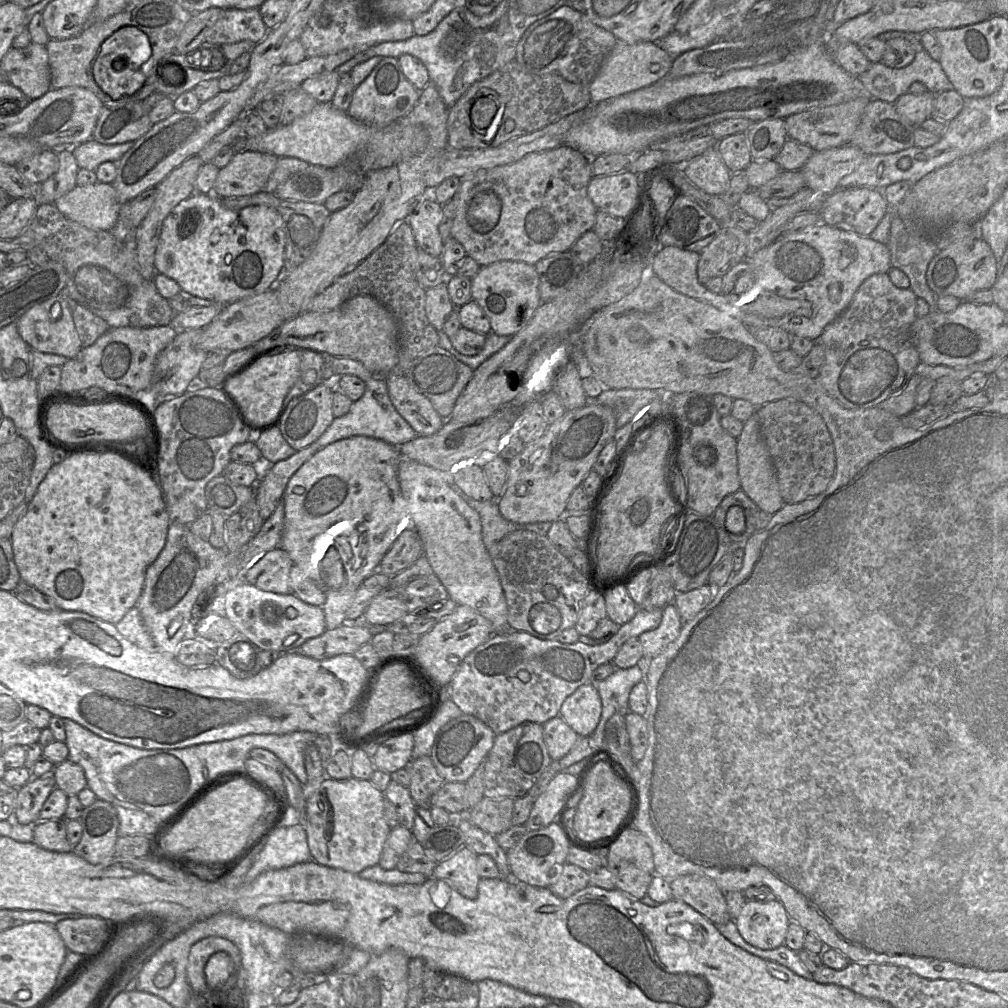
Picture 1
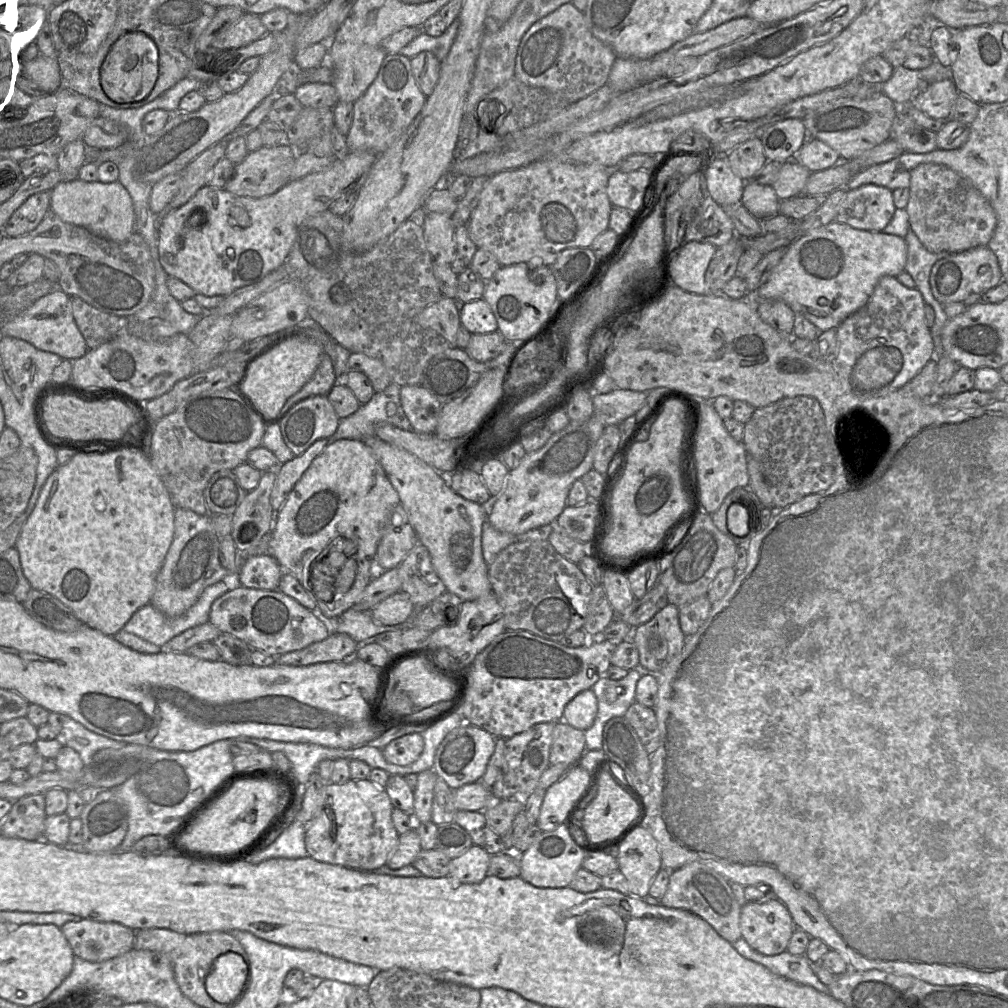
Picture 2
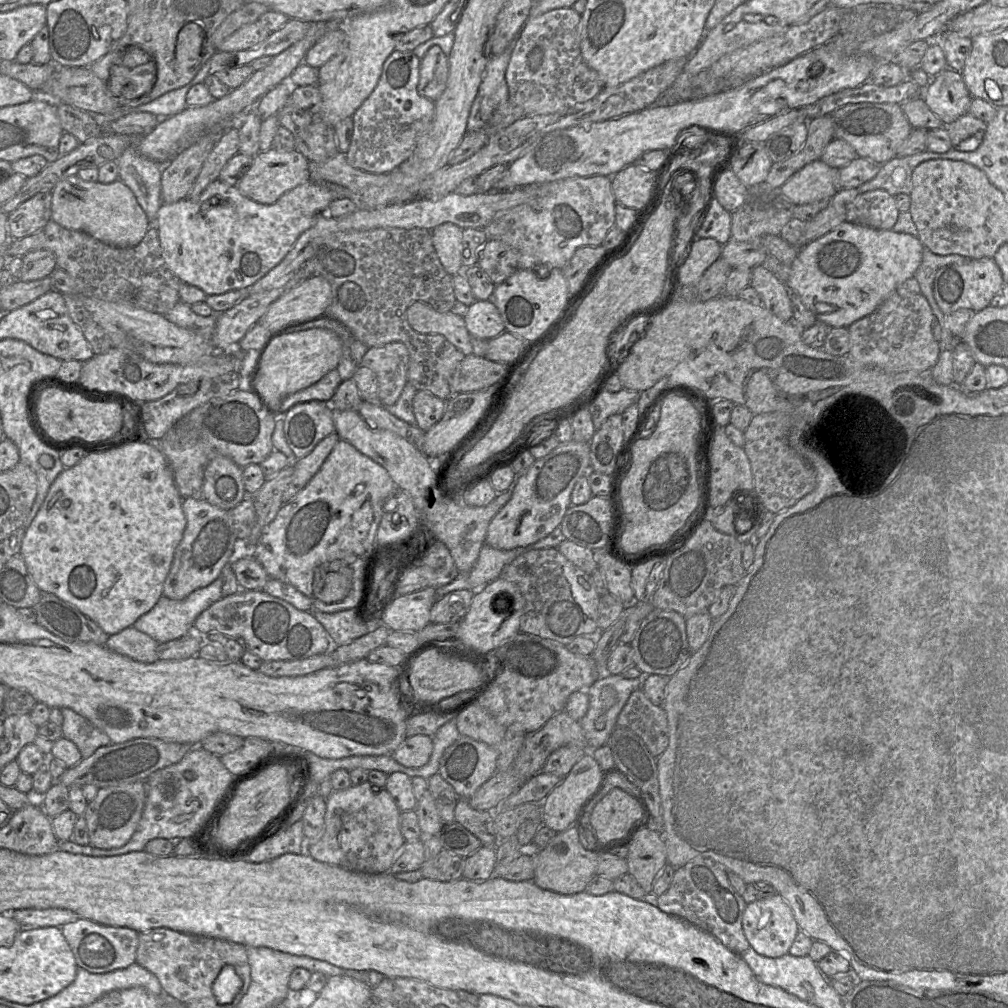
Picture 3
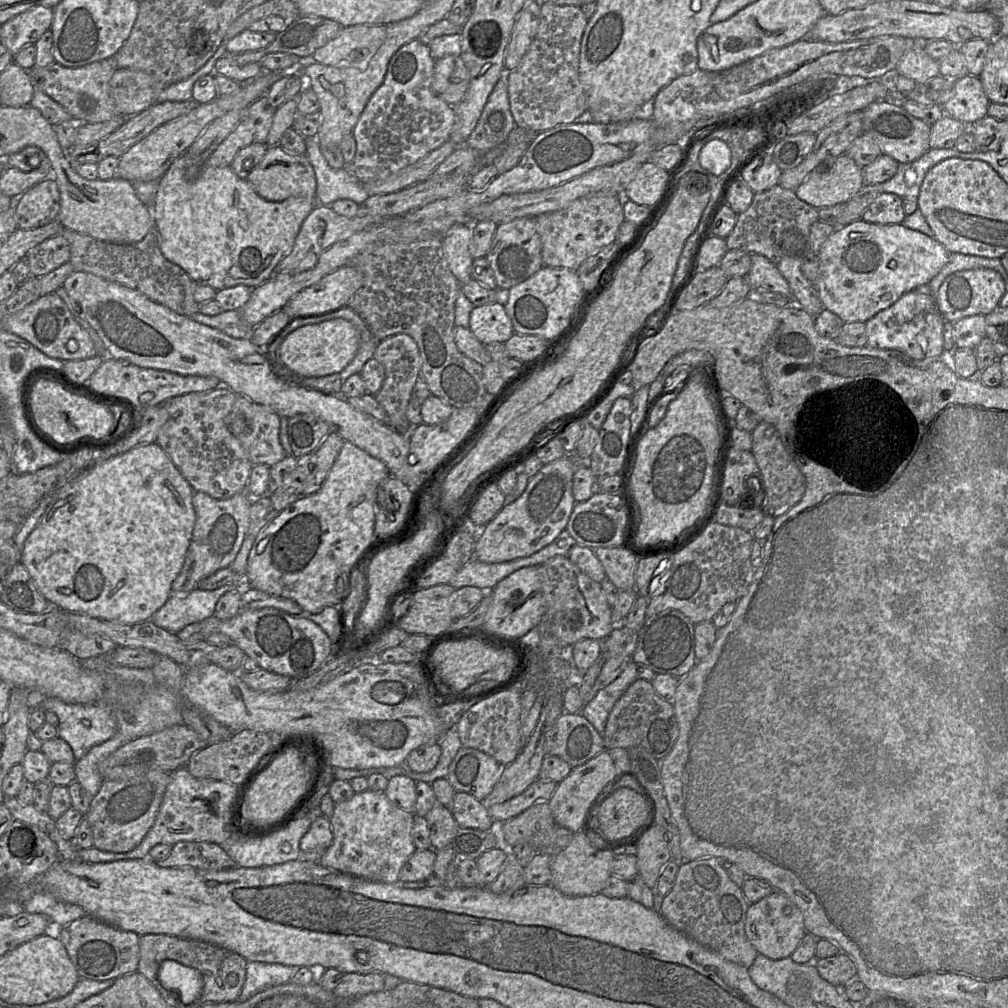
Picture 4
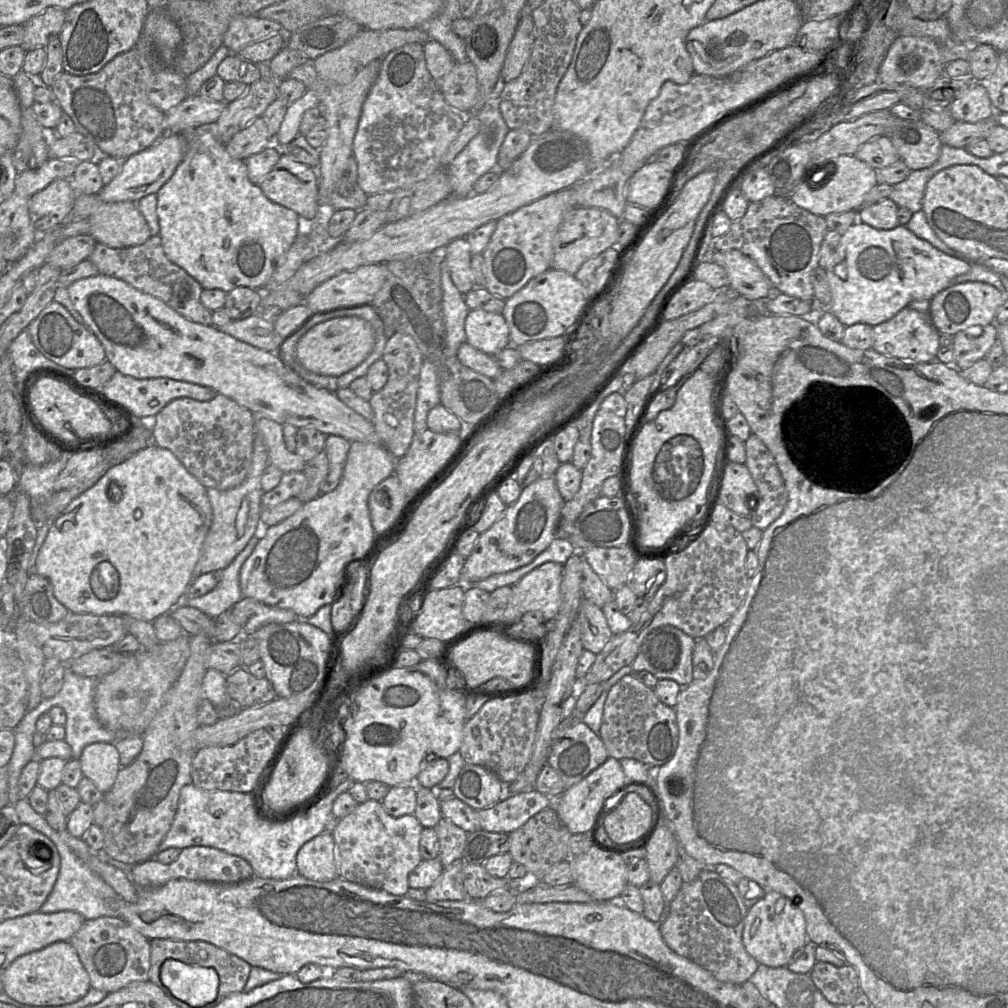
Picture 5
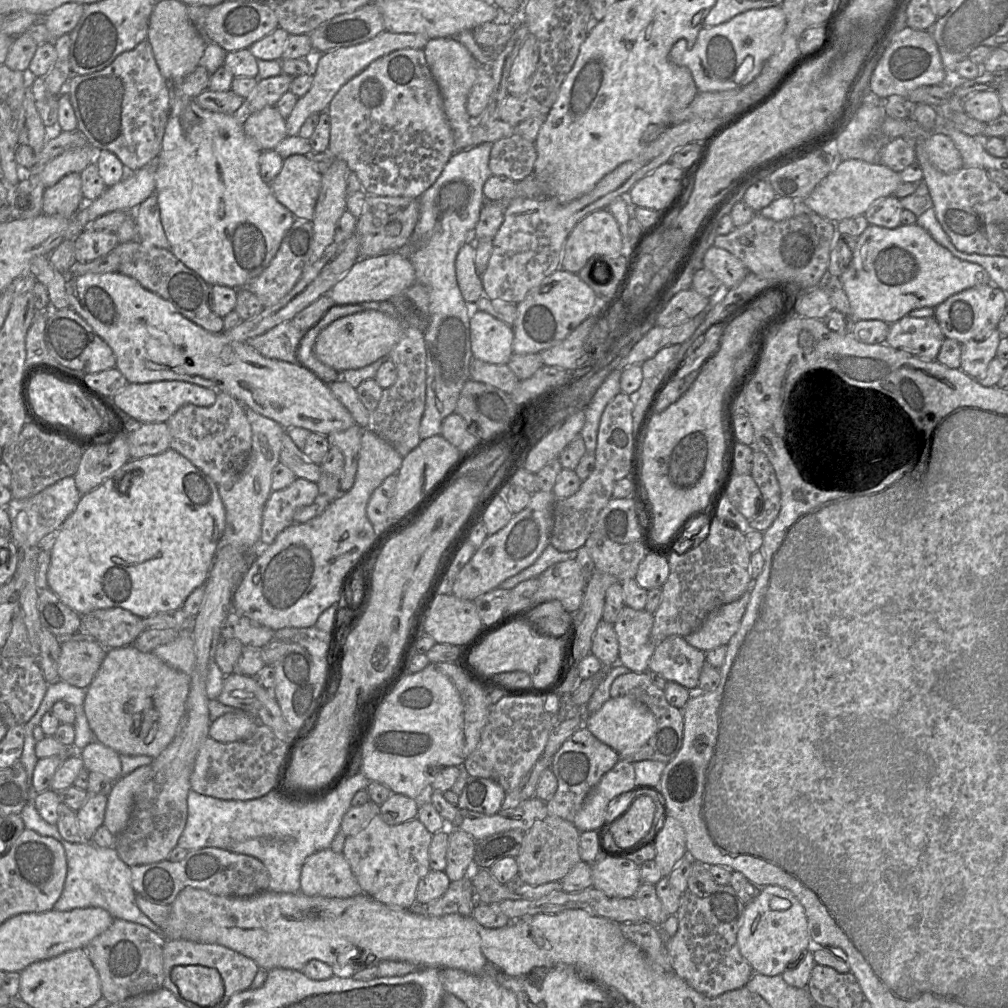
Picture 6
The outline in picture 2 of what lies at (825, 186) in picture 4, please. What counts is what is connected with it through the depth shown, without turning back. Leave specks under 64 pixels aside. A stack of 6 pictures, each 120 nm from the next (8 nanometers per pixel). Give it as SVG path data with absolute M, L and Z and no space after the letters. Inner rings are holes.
M792 160L785 161L772 187L780 200L802 195L810 174L803 165Z

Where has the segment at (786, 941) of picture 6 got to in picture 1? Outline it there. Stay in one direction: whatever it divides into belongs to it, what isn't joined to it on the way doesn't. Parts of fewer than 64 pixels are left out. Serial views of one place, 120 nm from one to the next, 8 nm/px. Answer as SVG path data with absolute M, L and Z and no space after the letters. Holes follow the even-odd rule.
M777 899L746 901L735 919L736 927L748 944L773 950L784 945L791 920Z

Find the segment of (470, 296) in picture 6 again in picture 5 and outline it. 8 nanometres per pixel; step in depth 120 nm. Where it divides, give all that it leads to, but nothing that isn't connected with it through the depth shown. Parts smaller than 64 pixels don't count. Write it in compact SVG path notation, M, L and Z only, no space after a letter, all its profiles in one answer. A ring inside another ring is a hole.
M465 237L455 238L444 247L444 261L454 285L463 295L476 287L471 256L470 244Z

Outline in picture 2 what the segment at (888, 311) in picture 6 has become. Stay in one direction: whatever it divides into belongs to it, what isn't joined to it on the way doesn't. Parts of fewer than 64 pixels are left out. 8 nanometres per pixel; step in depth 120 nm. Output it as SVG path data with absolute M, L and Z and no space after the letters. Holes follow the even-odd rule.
M833 221L801 234L794 240L773 269L768 281L757 291L760 300L781 300L794 313L801 313L820 332L837 327L869 301L875 286L883 276L897 277L905 271L907 244L904 238L885 232L855 229L845 223Z

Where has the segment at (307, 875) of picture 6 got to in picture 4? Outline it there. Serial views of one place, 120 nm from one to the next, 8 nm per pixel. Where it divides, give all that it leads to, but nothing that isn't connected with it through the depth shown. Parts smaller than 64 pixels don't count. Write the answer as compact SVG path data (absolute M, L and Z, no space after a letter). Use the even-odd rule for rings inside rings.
M318 815L300 841L301 859L319 863L332 842L333 832L330 820L323 815Z

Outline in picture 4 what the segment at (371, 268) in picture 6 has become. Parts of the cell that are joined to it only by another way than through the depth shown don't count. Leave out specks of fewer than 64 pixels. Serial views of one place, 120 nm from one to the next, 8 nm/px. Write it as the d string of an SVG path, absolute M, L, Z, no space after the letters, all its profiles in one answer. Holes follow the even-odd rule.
M345 265L325 275L317 283L295 294L282 310L290 317L297 315L320 314L332 309L348 306L353 294L362 286L363 275L354 265Z

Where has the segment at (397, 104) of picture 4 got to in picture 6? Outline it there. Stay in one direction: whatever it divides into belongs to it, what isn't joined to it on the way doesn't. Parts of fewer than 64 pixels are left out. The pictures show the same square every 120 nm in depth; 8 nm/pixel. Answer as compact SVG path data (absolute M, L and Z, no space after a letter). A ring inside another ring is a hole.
M401 49L373 61L337 92L330 102L327 113L331 120L328 152L335 158L344 160L349 169L357 174L367 195L419 198L437 180L452 154L455 153L453 134L444 111L444 102L427 65L423 49Z

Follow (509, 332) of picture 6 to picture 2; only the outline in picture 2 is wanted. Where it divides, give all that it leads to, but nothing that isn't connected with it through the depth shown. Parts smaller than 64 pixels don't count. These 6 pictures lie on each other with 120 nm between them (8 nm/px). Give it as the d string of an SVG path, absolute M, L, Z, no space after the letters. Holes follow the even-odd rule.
M483 298L465 303L460 312L460 321L472 334L487 334L498 330L497 320Z

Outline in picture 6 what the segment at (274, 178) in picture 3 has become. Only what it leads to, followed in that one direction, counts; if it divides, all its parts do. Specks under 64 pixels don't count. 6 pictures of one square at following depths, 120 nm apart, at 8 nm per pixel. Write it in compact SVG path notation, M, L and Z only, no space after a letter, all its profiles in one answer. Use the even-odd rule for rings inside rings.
M305 155L283 159L283 167L269 184L276 199L287 207L295 218L313 221L320 193L322 174Z

